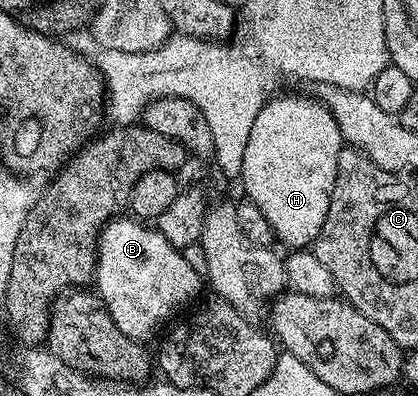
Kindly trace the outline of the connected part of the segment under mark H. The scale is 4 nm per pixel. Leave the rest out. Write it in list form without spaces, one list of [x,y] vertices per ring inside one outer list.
[[[313,96],[277,97],[267,100],[252,123],[248,147],[244,147],[244,167],[240,184],[246,188],[245,196],[248,200],[256,203],[256,207],[264,211],[264,219],[272,223],[275,238],[291,245],[291,250],[302,251],[313,246],[314,240],[324,227],[330,196],[338,174],[338,156],[344,148],[344,142],[340,127],[336,127],[336,119],[332,119],[332,115],[321,101]]]

